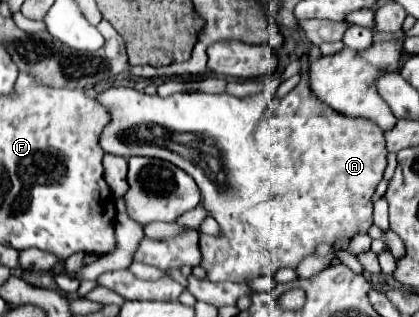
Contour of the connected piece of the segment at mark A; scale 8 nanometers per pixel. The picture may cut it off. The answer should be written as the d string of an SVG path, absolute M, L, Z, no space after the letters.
M308 69L302 73L302 81L282 99L274 99L270 105L262 95L250 95L250 97L234 97L228 93L174 93L170 97L158 97L158 95L146 95L144 91L136 91L130 87L110 87L104 93L96 95L96 101L104 105L104 109L110 115L108 125L100 133L100 147L110 153L110 155L122 155L122 157L134 157L134 155L146 155L146 157L156 157L174 163L182 171L186 171L196 185L202 191L202 205L204 209L218 221L220 225L220 235L200 235L200 253L202 261L200 267L208 273L210 281L236 281L236 283L246 283L252 277L274 277L274 273L280 267L292 267L296 269L298 263L316 253L316 247L320 243L334 245L340 239L352 239L358 233L366 233L372 225L372 201L370 197L376 191L376 185L384 177L386 169L386 141L384 141L384 131L376 127L370 119L352 119L346 115L340 115L326 103L320 103L320 99L312 93L310 81L308 81Z

